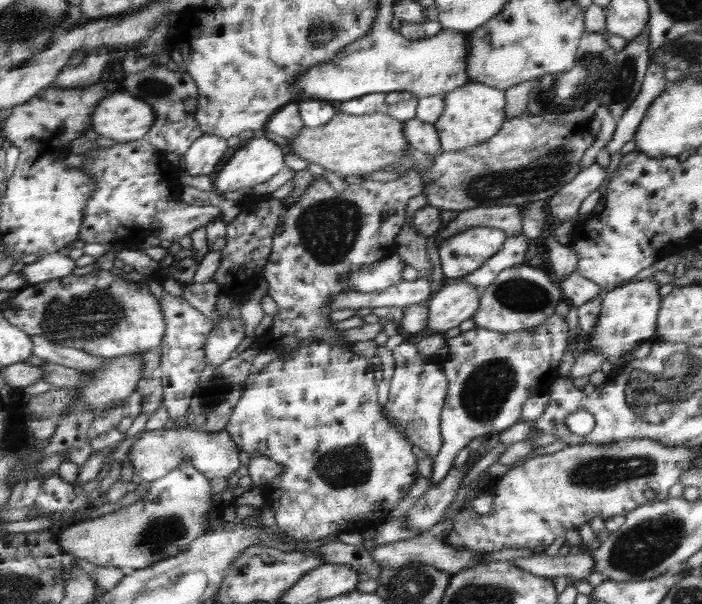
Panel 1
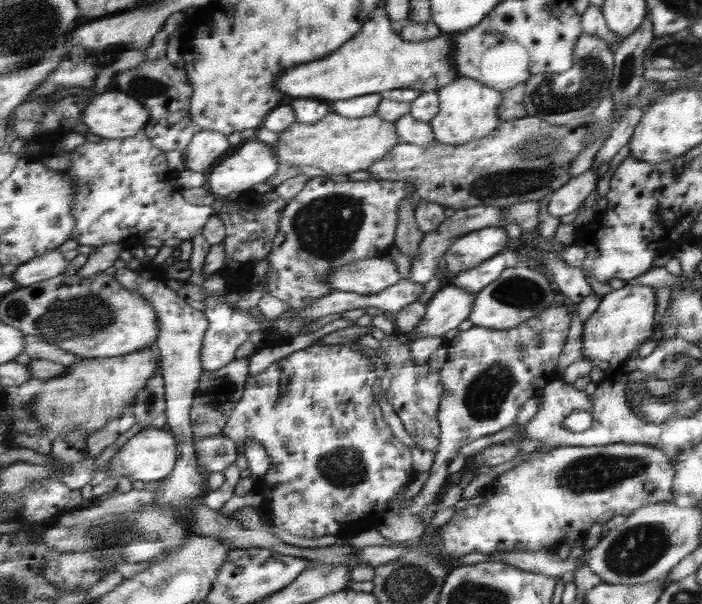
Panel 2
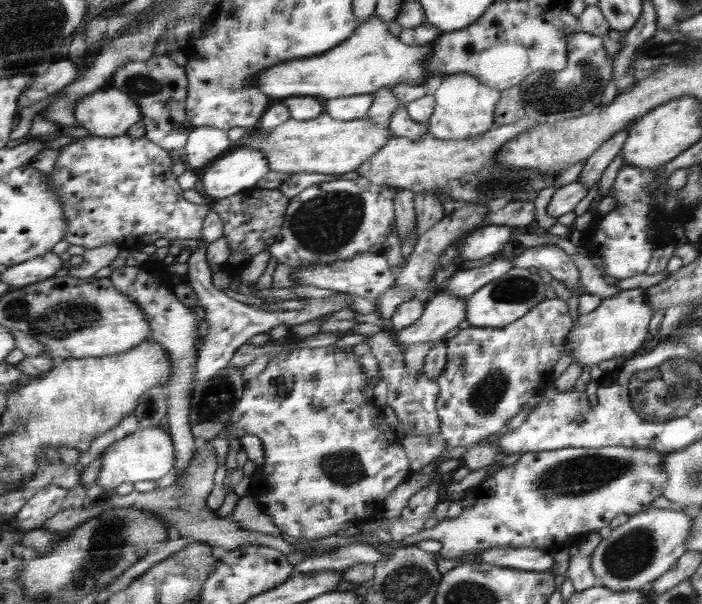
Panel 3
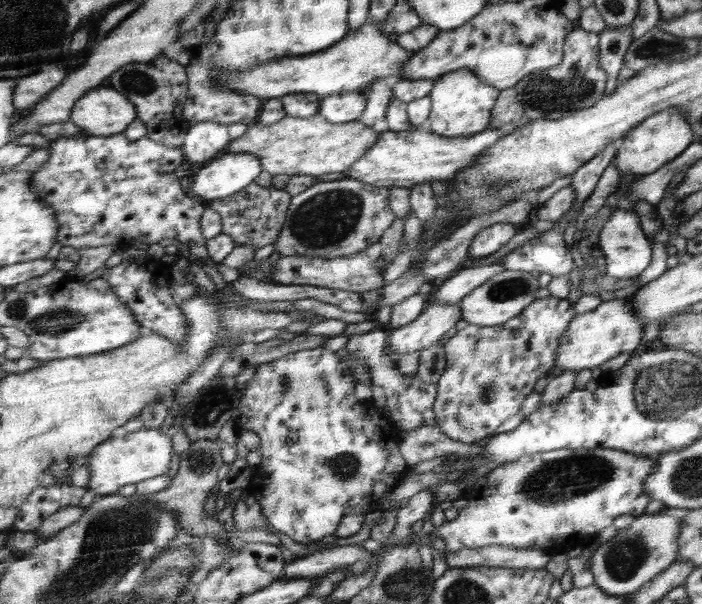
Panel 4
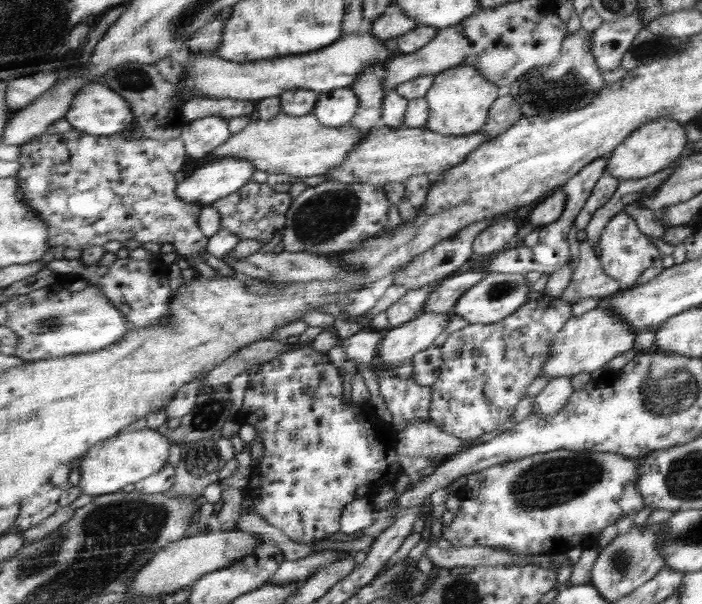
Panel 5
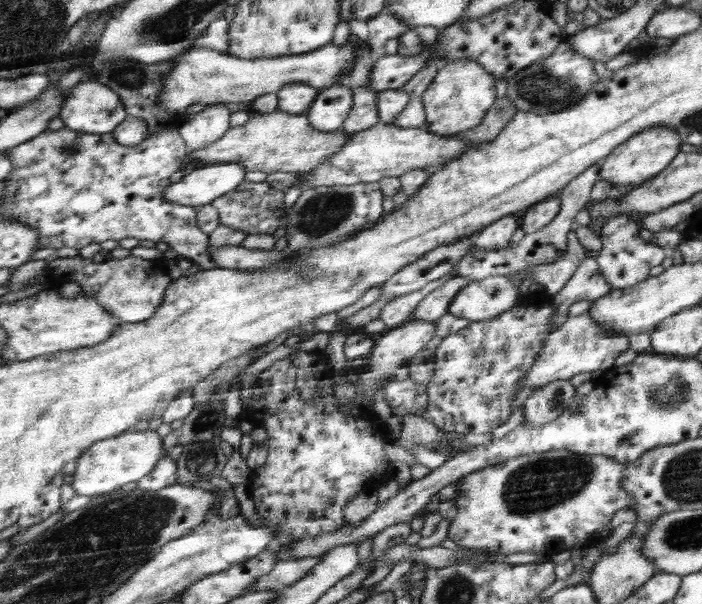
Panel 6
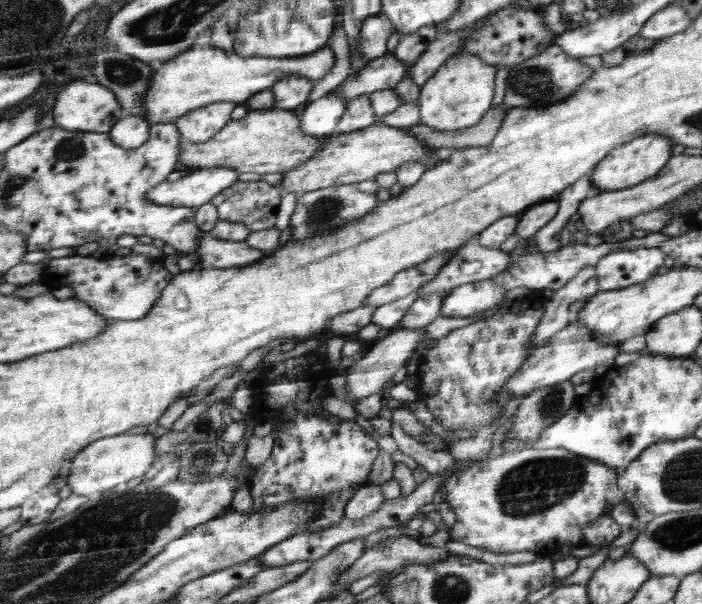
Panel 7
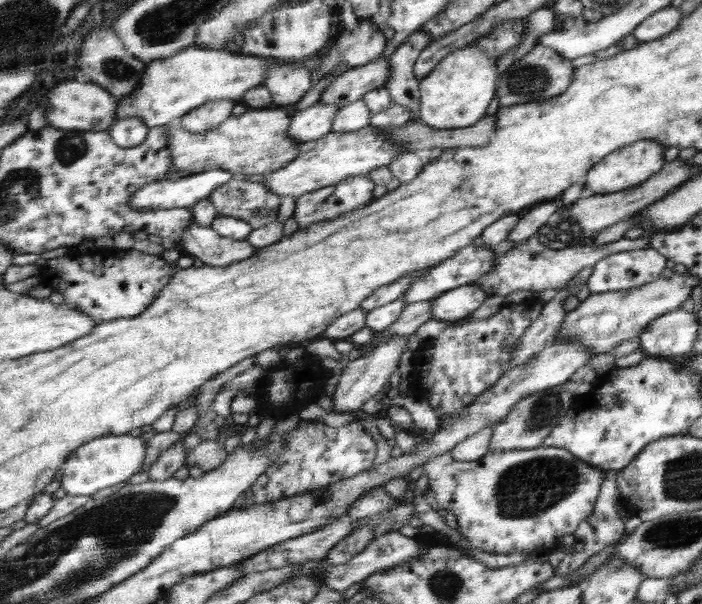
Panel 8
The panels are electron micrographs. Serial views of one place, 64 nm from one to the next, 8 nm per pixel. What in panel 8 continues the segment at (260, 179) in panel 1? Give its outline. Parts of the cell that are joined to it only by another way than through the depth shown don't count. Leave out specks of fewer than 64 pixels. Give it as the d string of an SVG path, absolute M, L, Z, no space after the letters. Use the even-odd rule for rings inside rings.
M208 170L188 177L165 179L144 186L132 198L132 207L140 211L193 208L202 200L208 200L221 186L234 181L230 170Z

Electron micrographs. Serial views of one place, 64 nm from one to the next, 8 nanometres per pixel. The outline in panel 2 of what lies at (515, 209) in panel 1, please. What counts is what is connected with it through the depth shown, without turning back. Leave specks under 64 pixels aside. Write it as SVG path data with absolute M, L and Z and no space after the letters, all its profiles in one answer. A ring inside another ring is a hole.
M490 205L470 206L468 208L455 210L454 215L445 218L436 230L424 233L424 238L422 238L422 242L420 242L420 246L418 246L418 256L412 256L410 276L407 279L422 283L422 285L426 284L426 282L432 278L432 275L436 274L438 263L443 262L444 251L450 247L452 242L470 231L475 231L488 226L496 226L498 228L503 227L510 240L520 238L523 233L520 225L514 221L506 221L506 219L502 217L502 212L504 212L504 208Z

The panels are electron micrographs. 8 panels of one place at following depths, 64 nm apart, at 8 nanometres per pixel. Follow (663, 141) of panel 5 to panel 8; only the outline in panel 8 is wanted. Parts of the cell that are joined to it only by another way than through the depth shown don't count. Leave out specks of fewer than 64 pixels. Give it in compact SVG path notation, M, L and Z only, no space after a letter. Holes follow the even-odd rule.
M652 139L639 140L624 146L622 149L615 150L610 156L604 157L602 161L596 164L582 180L585 195L618 193L621 190L642 185L644 181L663 169L665 165L664 150L666 150L666 145Z

